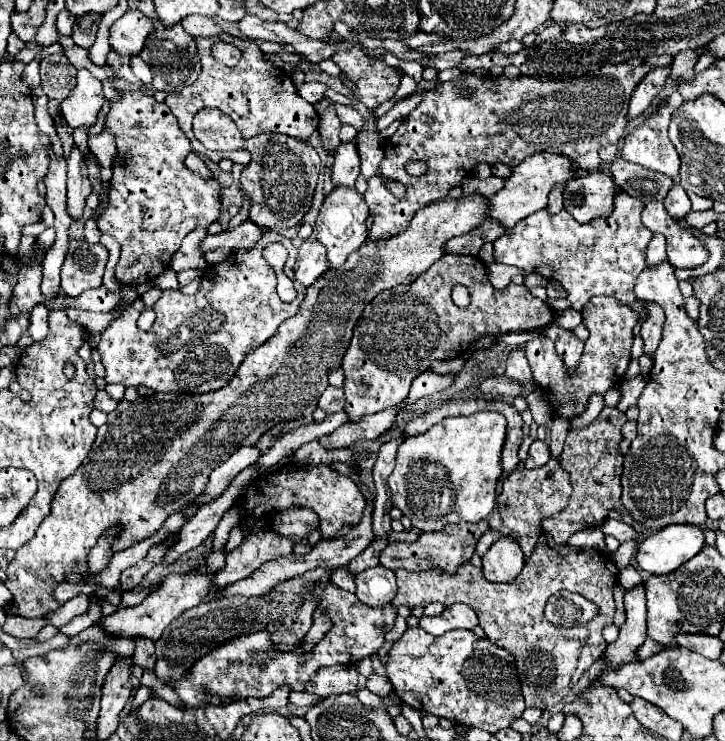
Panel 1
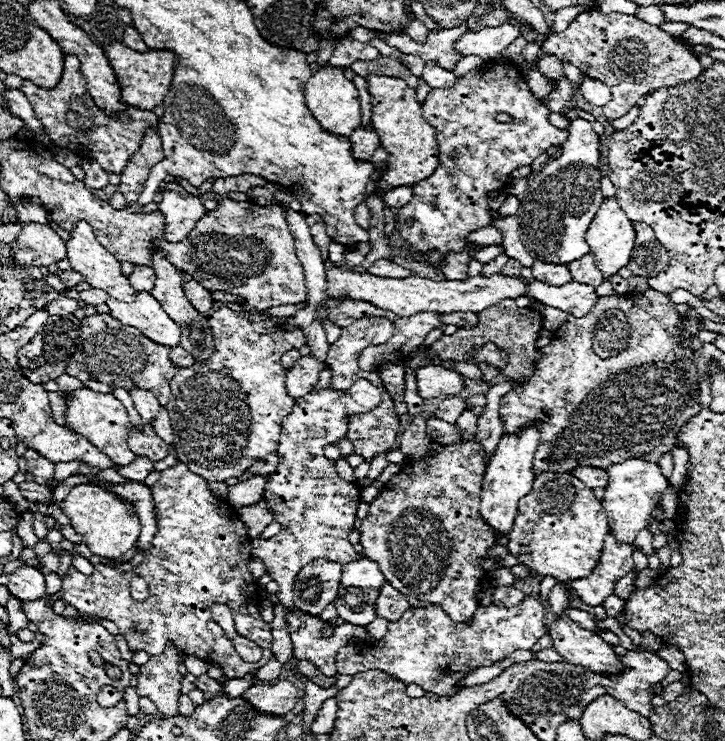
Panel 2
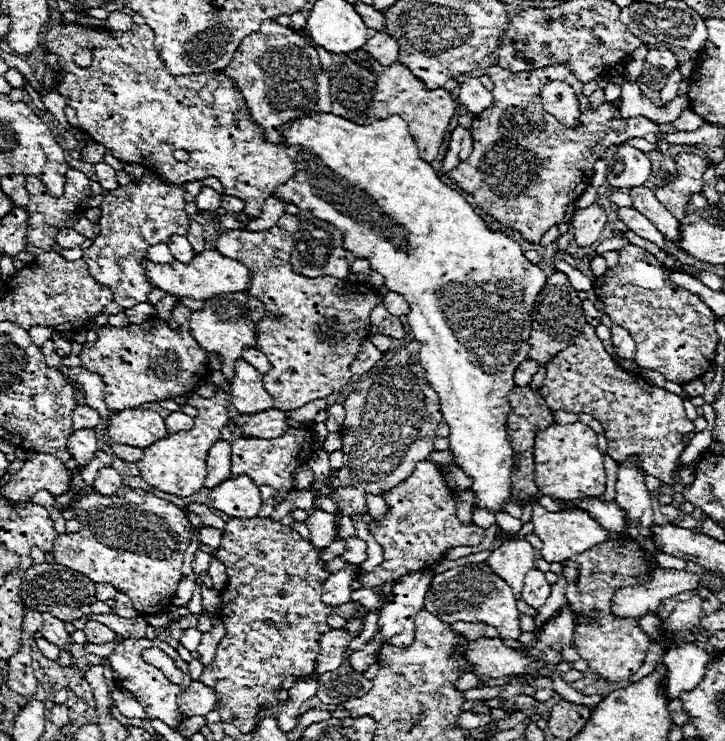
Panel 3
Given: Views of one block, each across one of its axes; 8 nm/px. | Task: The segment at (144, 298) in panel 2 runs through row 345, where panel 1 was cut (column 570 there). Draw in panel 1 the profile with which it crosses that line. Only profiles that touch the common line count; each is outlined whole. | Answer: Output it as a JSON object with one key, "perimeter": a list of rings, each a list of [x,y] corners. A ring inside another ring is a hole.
{"perimeter":[[[550,152],[532,154],[530,158],[526,158],[524,162],[520,162],[514,168],[512,176],[506,180],[504,190],[500,190],[498,194],[494,194],[490,198],[490,218],[500,220],[506,228],[512,228],[518,220],[534,214],[536,210],[544,210],[546,196],[550,194],[550,190],[556,184],[570,180],[574,176],[574,172],[578,172],[578,168],[574,168],[572,160],[562,154],[550,154]]]}

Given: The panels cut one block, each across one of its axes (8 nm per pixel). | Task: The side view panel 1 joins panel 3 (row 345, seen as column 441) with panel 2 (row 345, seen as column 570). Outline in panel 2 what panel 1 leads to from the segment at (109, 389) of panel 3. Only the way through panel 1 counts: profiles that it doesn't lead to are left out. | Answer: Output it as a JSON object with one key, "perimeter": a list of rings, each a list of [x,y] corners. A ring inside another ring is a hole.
{"perimeter":[[[94,314],[80,322],[82,322],[80,344],[66,366],[66,374],[82,382],[98,380],[98,382],[106,382],[110,386],[124,388],[124,390],[144,388],[144,390],[154,392],[154,396],[160,400],[162,406],[170,400],[172,392],[168,384],[178,372],[178,366],[174,366],[168,358],[170,346],[158,346],[154,340],[146,338],[132,326],[120,324],[110,314]]]}

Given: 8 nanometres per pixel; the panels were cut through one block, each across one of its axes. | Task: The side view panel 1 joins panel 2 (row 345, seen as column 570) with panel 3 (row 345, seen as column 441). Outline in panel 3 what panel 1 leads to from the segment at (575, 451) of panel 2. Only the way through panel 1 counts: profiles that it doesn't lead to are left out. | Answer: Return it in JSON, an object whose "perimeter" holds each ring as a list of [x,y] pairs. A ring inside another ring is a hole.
{"perimeter":[[[590,324],[582,326],[582,334],[572,346],[558,352],[546,364],[546,378],[540,390],[552,410],[586,412],[594,416],[608,438],[608,454],[618,464],[638,454],[646,474],[664,484],[674,484],[680,454],[686,450],[682,438],[694,432],[694,424],[686,418],[682,398],[618,368]]]}

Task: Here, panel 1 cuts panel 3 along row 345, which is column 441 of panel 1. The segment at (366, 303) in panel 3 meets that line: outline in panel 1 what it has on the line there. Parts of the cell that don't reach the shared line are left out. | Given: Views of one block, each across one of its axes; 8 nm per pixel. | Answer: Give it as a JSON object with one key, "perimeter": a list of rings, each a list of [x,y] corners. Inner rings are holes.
{"perimeter":[[[444,254],[434,266],[430,266],[424,274],[420,274],[414,282],[396,286],[392,290],[380,292],[362,312],[360,320],[354,326],[352,342],[346,350],[342,360],[344,370],[344,394],[346,394],[346,408],[350,422],[358,422],[368,414],[382,412],[390,406],[398,406],[398,402],[408,398],[412,380],[430,368],[436,360],[450,360],[468,352],[480,338],[484,336],[502,336],[508,332],[528,332],[540,330],[552,322],[552,308],[530,294],[526,286],[508,284],[504,290],[496,290],[486,274],[486,264],[478,256],[464,256],[464,254]],[[454,284],[464,284],[470,290],[472,302],[468,308],[454,306],[450,298],[450,290]]]}

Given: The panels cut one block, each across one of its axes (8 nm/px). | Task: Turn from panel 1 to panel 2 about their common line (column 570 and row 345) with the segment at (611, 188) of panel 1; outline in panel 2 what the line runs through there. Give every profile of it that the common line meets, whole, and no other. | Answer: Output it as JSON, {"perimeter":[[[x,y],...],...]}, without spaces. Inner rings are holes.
{"perimeter":[[[154,252],[152,256],[152,268],[156,272],[156,284],[154,284],[154,290],[150,292],[154,298],[158,298],[160,306],[166,310],[166,314],[170,314],[170,318],[174,318],[174,322],[178,322],[180,330],[182,330],[182,342],[180,346],[184,350],[190,350],[190,354],[194,354],[194,364],[202,364],[206,362],[214,352],[216,352],[216,346],[214,346],[214,338],[212,338],[212,332],[210,332],[210,326],[208,326],[208,320],[198,312],[194,310],[194,306],[188,302],[188,298],[184,296],[184,280],[182,280],[182,272],[176,270],[162,254]]]}

